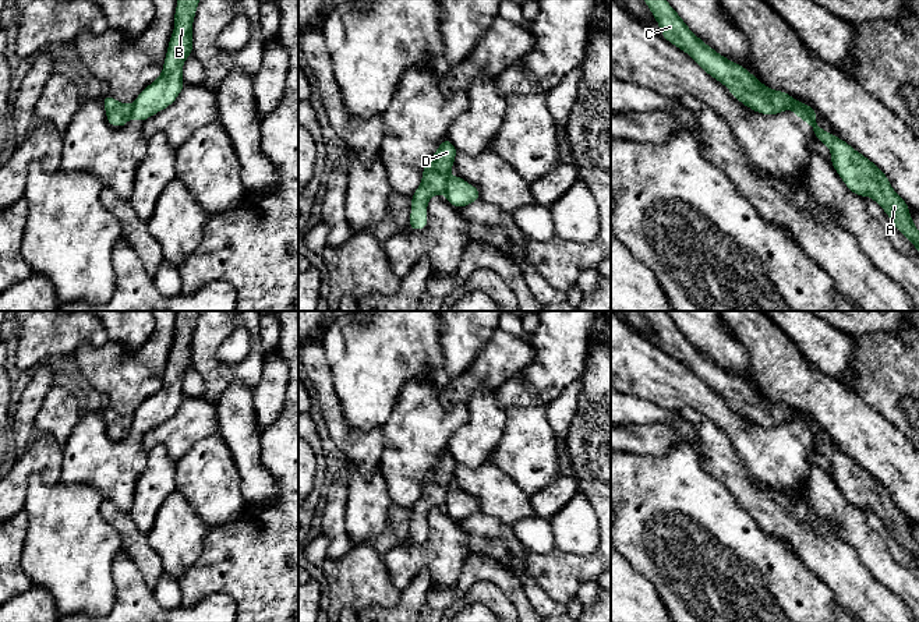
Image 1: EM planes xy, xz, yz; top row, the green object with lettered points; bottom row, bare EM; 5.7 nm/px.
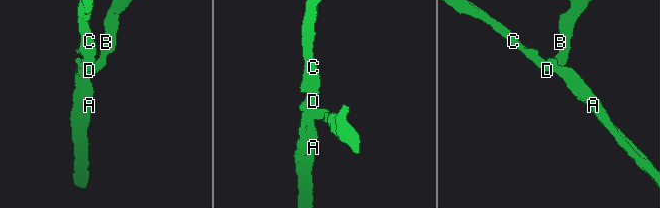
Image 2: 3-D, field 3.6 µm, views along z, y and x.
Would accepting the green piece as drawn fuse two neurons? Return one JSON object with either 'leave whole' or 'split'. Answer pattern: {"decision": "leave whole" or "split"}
{"decision": "split"}

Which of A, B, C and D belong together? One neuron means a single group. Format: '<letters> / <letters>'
A C D / B

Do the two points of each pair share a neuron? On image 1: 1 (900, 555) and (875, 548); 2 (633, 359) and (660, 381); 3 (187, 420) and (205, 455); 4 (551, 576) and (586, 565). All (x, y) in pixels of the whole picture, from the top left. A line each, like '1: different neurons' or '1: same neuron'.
1: different neurons
2: same neuron
3: different neurons
4: same neuron

